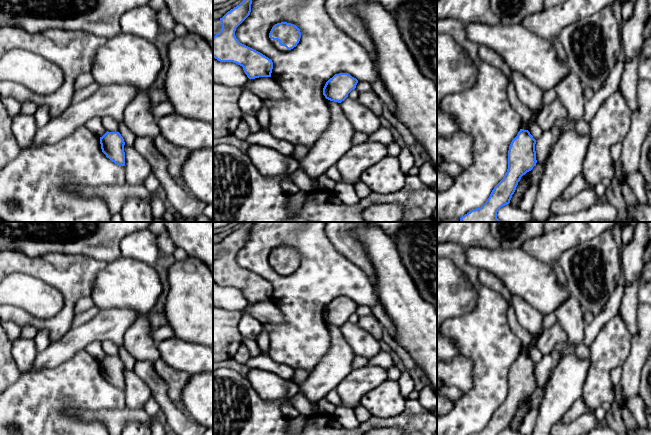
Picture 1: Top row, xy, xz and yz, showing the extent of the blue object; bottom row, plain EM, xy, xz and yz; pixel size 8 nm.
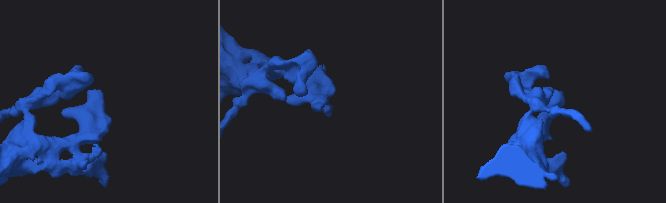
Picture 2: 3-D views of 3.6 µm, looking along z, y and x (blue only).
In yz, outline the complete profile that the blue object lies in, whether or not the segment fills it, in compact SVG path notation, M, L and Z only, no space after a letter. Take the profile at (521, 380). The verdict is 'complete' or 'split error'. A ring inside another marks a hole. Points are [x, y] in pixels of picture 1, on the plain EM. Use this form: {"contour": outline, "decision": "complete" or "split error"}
{"contour": "M520 353L508 375L508 393L494 411L487 425L471 435L498 435L510 427L521 401L536 390L536 364L528 354Z", "decision": "complete"}

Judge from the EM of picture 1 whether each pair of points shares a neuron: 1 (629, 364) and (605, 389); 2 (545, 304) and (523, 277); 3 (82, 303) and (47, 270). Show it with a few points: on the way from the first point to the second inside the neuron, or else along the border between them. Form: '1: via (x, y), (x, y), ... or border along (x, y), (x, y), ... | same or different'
1: border along (630, 343), (629, 355), (620, 365) | different
2: via (543, 297), (530, 284) | same
3: border along (90, 296), (82, 296), (75, 303), (74, 313) | different

